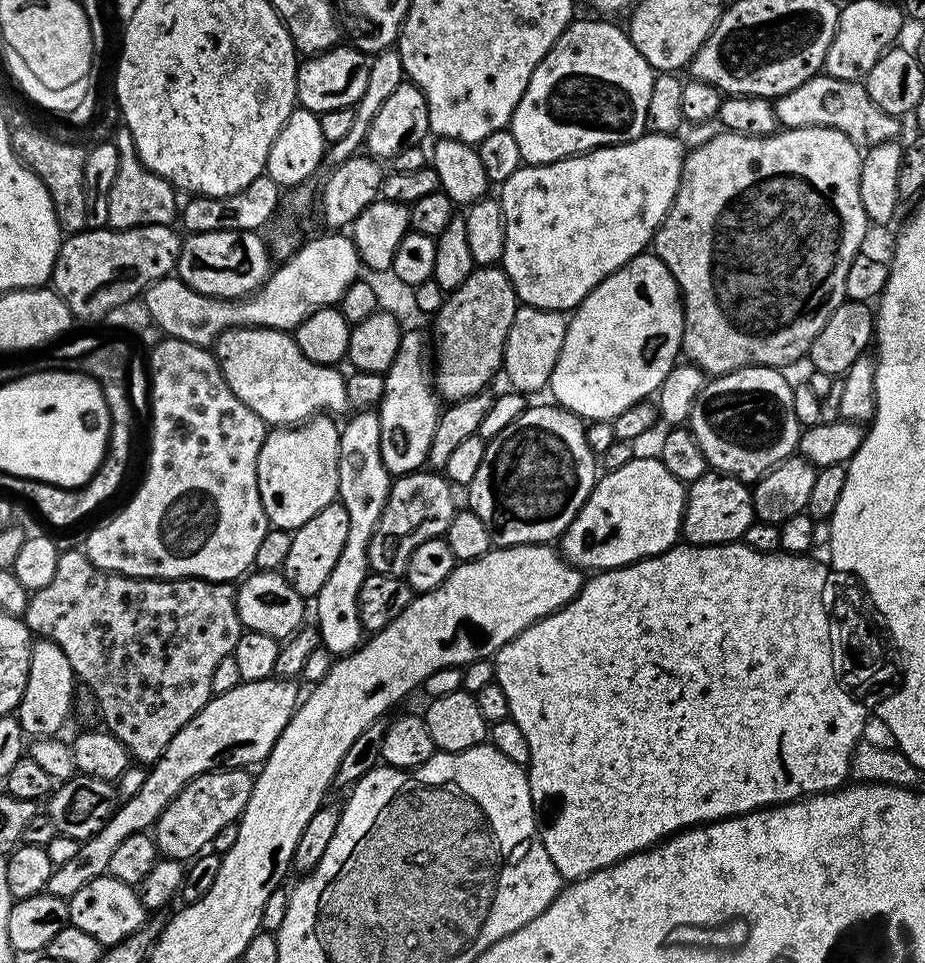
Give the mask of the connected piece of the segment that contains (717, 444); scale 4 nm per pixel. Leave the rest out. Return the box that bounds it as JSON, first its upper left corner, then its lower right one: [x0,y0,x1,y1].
[690,366,802,486]

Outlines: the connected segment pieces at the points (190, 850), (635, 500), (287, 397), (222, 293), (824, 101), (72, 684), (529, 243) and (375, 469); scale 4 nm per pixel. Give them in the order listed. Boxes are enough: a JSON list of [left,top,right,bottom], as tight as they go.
[[154,768,253,862],[558,458,686,570],[214,328,349,426],[174,230,274,300],[774,74,901,150],[18,639,78,738],[498,132,686,314],[314,410,394,658]]

